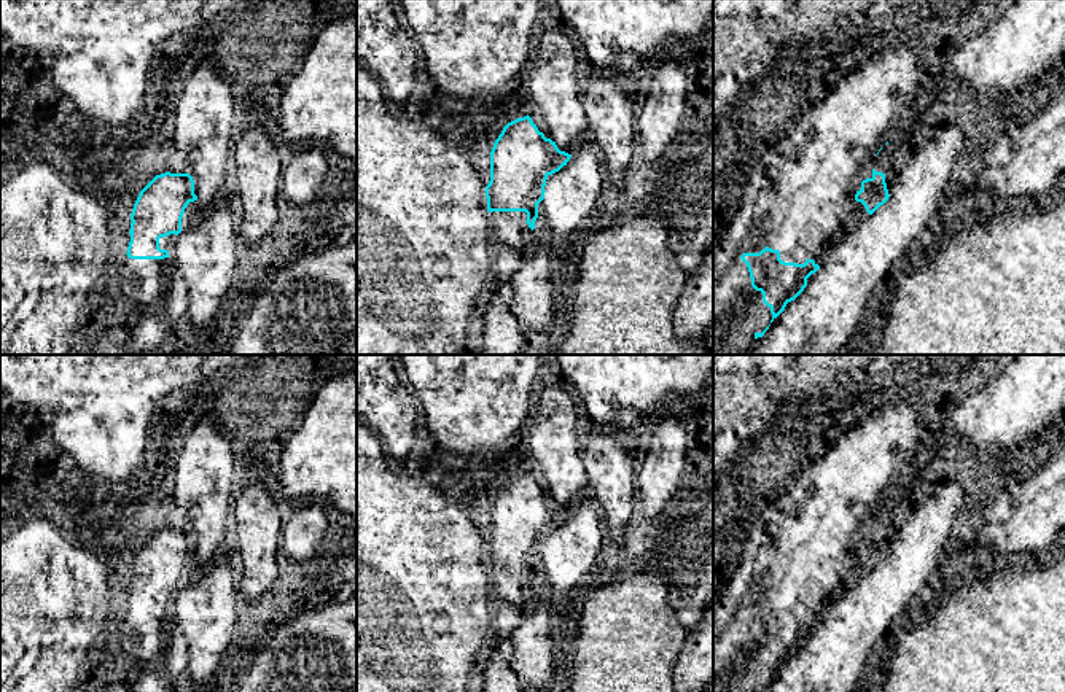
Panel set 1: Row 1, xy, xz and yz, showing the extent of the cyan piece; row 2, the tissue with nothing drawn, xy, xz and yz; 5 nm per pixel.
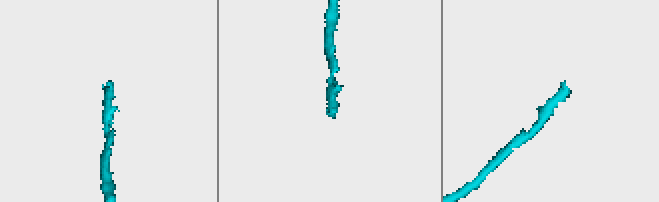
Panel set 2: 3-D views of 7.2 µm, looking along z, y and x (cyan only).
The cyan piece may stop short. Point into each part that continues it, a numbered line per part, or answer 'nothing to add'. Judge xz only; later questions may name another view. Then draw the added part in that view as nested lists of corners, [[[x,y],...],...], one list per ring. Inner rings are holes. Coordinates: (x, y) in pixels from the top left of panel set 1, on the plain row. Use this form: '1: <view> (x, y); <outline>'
1: xz (521, 573); [[[492,568],[490,573],[495,574],[495,576],[516,574],[519,582],[527,577],[525,568]]]

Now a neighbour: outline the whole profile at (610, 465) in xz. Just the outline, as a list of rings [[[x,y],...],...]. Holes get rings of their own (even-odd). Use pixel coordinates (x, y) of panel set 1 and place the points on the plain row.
[[[599,431],[584,447],[589,484],[608,522],[608,531],[619,541],[637,507],[634,457],[610,431]]]

